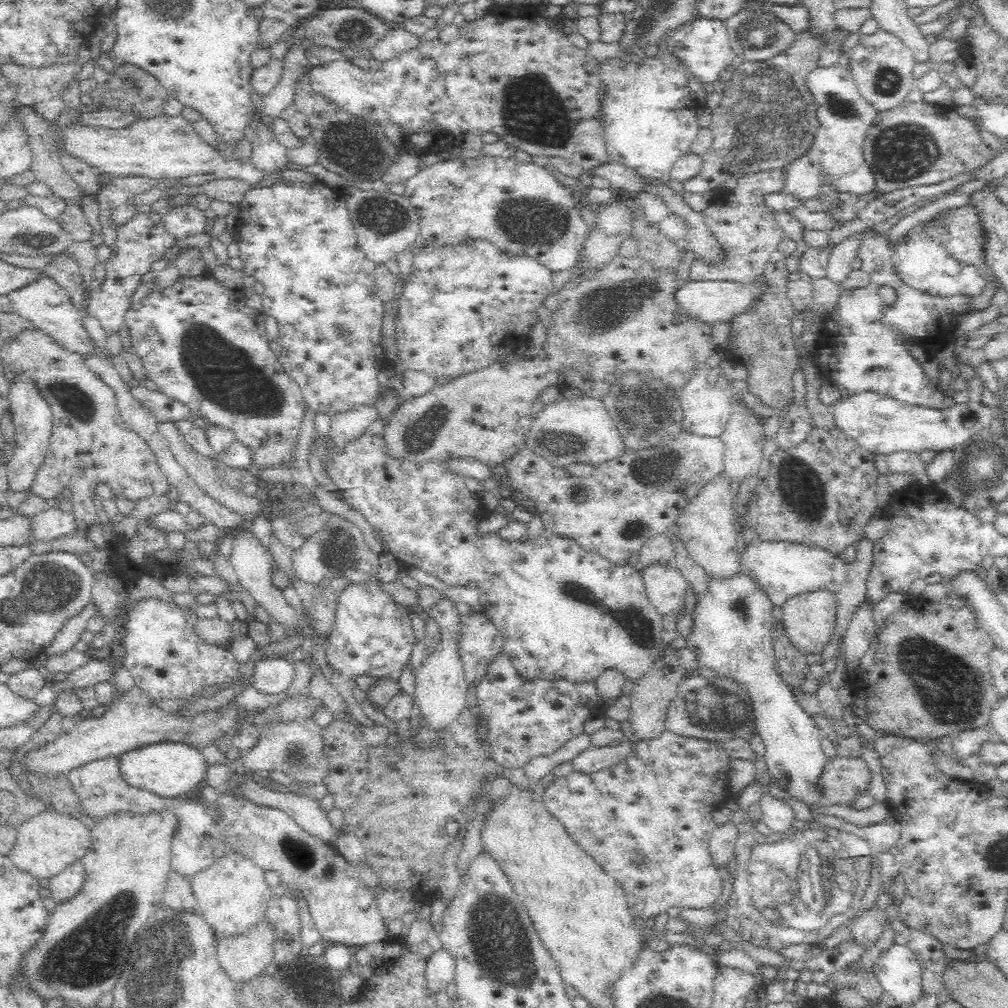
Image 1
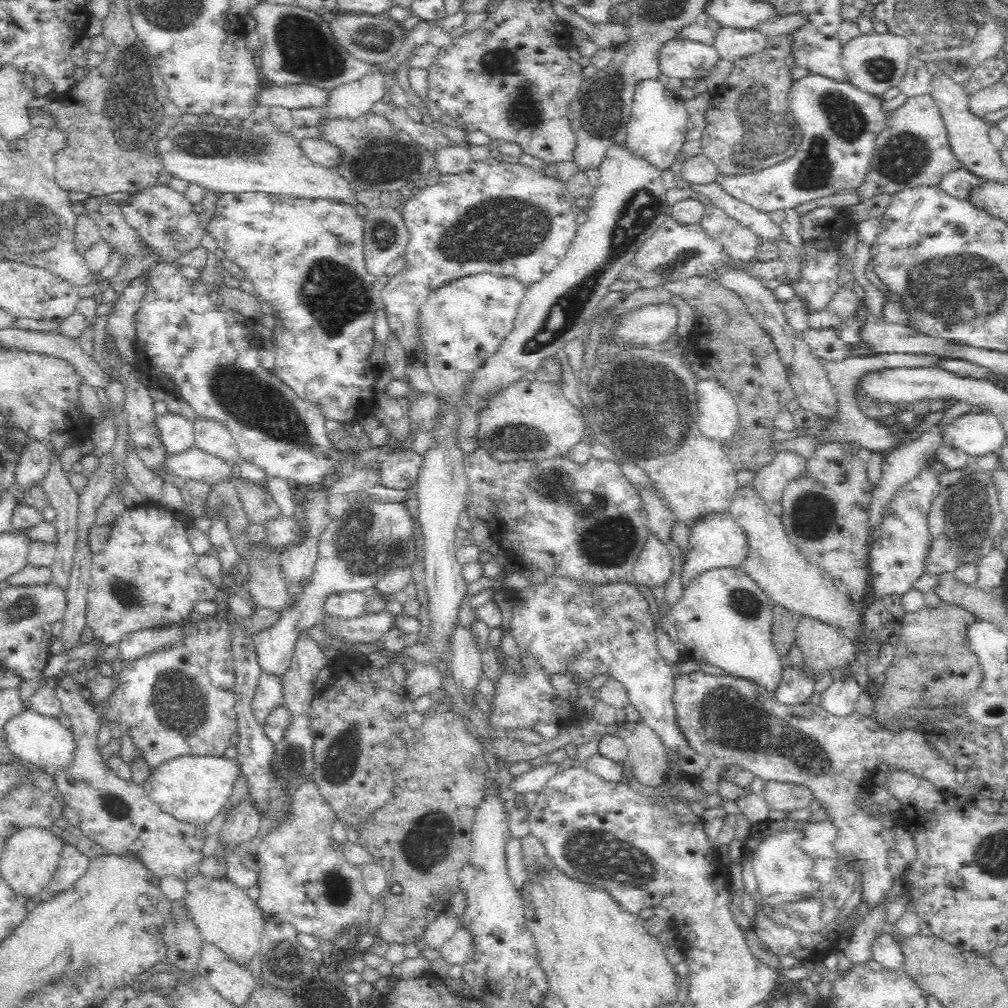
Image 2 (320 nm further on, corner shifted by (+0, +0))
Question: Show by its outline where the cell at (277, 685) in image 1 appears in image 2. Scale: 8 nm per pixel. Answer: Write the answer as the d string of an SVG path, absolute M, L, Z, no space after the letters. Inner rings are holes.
M260 670L256 692L252 698L252 710L256 720L262 724L266 716L275 708L280 707L283 696L281 676Z

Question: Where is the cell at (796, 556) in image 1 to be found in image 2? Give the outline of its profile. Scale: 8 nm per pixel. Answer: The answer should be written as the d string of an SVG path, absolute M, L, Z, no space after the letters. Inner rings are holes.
M728 515L710 516L690 531L690 552L687 563L683 566L682 584L688 586L694 574L700 574L713 568L740 569L744 561L750 557L751 543L747 542L747 533L733 517Z

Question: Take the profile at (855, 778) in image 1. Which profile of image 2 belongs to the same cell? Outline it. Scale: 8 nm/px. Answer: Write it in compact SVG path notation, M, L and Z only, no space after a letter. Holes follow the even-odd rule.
M766 781L761 794L771 810L784 812L807 809L816 800L811 787L788 782Z

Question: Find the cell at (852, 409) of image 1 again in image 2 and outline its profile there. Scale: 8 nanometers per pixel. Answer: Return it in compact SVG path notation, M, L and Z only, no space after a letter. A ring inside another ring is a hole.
M968 411L948 421L936 426L941 446L961 450L972 460L997 452L1007 438L1003 425L993 414Z

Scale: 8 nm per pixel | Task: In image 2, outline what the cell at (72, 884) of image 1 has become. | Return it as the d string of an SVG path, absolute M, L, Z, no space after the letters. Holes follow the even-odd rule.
M67 844L58 868L46 890L52 895L68 890L73 882L76 882L77 878L84 874L88 864L89 858L86 855L78 852L74 845Z

